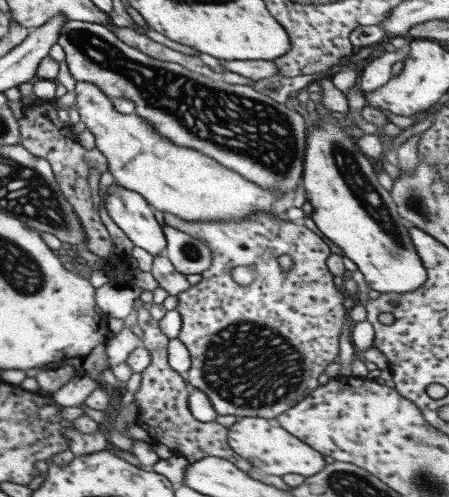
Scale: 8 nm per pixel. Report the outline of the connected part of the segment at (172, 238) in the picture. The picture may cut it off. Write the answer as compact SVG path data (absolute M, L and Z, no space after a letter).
M166 224L162 225L167 247L164 254L170 259L178 272L183 275L202 274L211 265L213 252L200 239L180 232Z

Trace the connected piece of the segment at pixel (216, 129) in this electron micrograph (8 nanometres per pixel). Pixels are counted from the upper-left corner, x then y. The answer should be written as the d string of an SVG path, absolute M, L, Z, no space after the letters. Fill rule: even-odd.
M68 21L60 29L57 44L61 45L74 80L91 83L110 99L127 98L135 104L135 114L147 120L160 135L176 146L194 148L224 168L230 168L260 188L277 188L281 192L295 192L303 178L304 153L307 130L304 118L291 104L279 103L256 92L252 86L226 84L220 77L207 77L182 67L174 62L165 62L150 57L140 50L126 45L114 35L111 26Z

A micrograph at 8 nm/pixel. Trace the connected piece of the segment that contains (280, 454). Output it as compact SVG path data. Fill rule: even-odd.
M239 417L228 430L228 445L241 458L248 460L253 466L257 466L272 476L284 476L285 474L301 474L311 477L320 472L326 466L326 460L318 450L314 450L308 444L301 442L292 436L283 427L273 428L268 419L260 417Z

